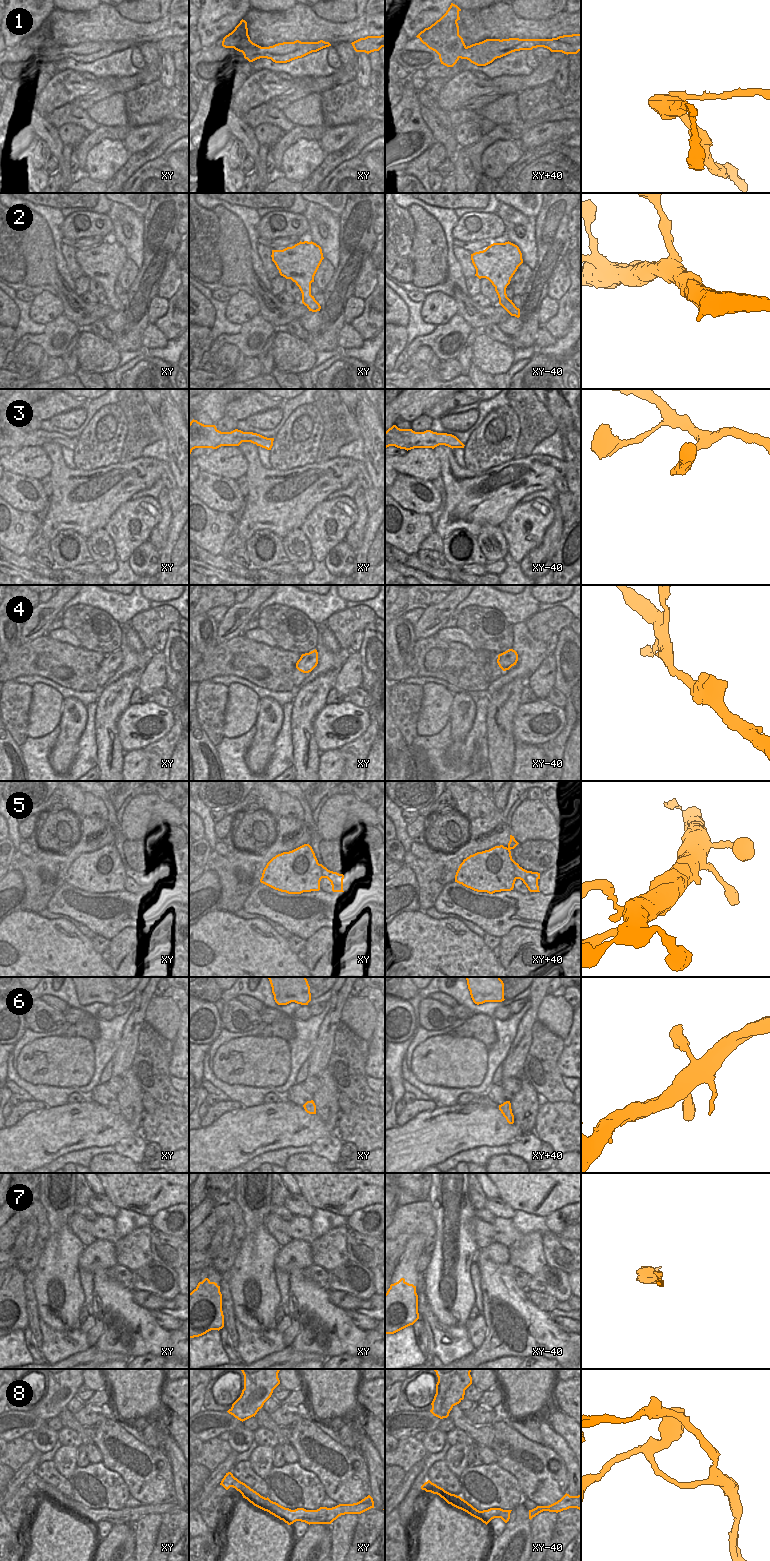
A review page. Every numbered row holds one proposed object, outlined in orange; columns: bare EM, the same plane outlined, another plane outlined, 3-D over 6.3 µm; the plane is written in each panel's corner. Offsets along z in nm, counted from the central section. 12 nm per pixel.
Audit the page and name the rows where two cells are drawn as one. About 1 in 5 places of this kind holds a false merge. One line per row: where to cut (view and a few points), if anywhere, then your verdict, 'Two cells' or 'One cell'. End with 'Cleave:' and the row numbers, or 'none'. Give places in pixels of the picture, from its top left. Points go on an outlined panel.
1: Split along xy (259, 46), (256, 52), (260, 57). Two cells
2: No split. One cell
3: No split. One cell
4: No split. One cell
5: No split. One cell
6: No split. One cell
7: No split. One cell
8: No split. One cell
Cleave: 1

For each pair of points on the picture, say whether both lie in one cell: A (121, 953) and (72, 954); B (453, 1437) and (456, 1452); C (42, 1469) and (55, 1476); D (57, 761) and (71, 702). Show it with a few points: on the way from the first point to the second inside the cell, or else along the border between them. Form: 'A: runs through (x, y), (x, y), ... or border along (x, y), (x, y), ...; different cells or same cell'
A: border along (102, 954), (110, 966); different cells
B: border along (468, 1445), (453, 1444), (451, 1446); different cells
C: runs through (45, 1470), (52, 1476); same cell
D: runs through (66, 746), (67, 717); same cell

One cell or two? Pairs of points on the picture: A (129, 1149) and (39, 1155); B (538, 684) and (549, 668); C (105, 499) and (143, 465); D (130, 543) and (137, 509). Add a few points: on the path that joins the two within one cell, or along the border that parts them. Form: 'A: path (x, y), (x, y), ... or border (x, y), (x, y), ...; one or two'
A: border (136, 1134), (122, 1139), (114, 1145); two
B: path (542, 680), (546, 672); one
C: path (114, 488), (132, 470), (132, 467); one
D: path (130, 535), (132, 533), (132, 523), (137, 517); one

